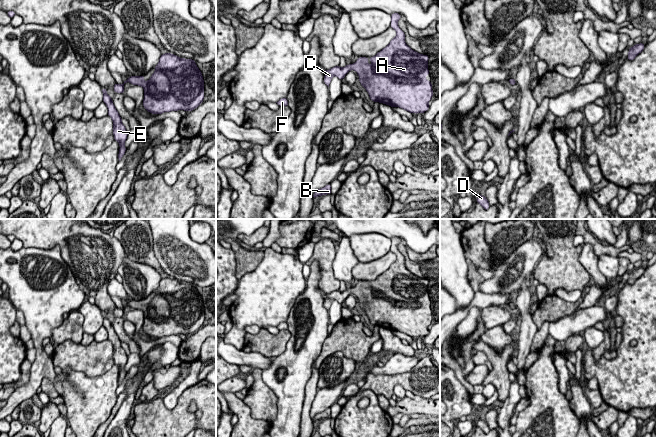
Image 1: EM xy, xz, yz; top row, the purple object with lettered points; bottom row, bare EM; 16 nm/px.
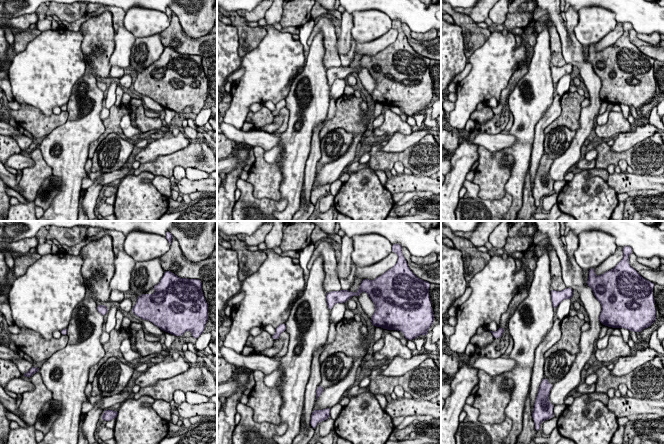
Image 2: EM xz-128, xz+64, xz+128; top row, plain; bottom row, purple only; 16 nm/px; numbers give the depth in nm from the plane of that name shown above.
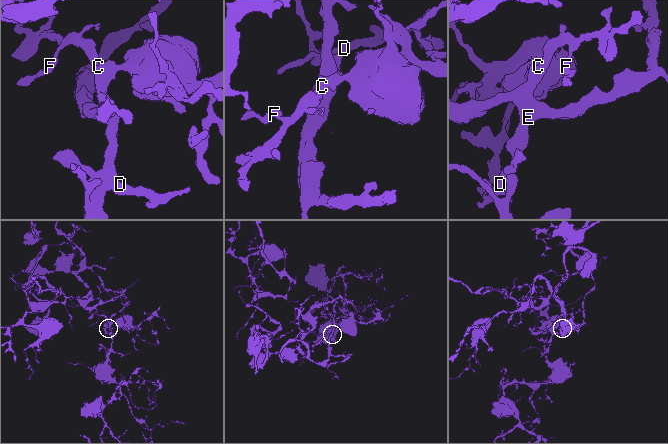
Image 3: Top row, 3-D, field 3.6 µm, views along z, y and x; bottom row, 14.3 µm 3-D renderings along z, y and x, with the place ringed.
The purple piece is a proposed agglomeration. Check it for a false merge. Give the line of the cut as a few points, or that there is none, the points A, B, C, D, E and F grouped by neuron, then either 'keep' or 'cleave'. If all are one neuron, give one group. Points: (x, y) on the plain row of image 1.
no cut; A B C D E F; keep

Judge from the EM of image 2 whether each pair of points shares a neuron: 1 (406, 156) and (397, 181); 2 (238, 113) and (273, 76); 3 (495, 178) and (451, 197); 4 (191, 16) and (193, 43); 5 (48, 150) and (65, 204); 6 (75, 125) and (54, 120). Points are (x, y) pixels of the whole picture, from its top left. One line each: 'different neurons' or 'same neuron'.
1: different neurons
2: same neuron
3: different neurons
4: different neurons
5: same neuron
6: different neurons

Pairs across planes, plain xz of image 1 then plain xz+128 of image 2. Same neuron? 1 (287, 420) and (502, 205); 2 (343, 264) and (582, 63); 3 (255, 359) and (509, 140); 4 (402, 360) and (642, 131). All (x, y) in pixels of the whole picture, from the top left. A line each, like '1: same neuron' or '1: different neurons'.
1: different neurons
2: different neurons
3: same neuron
4: same neuron

